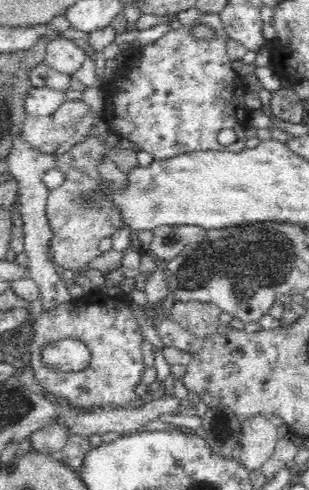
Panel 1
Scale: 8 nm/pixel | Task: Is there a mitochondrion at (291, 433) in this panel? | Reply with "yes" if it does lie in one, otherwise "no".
no

